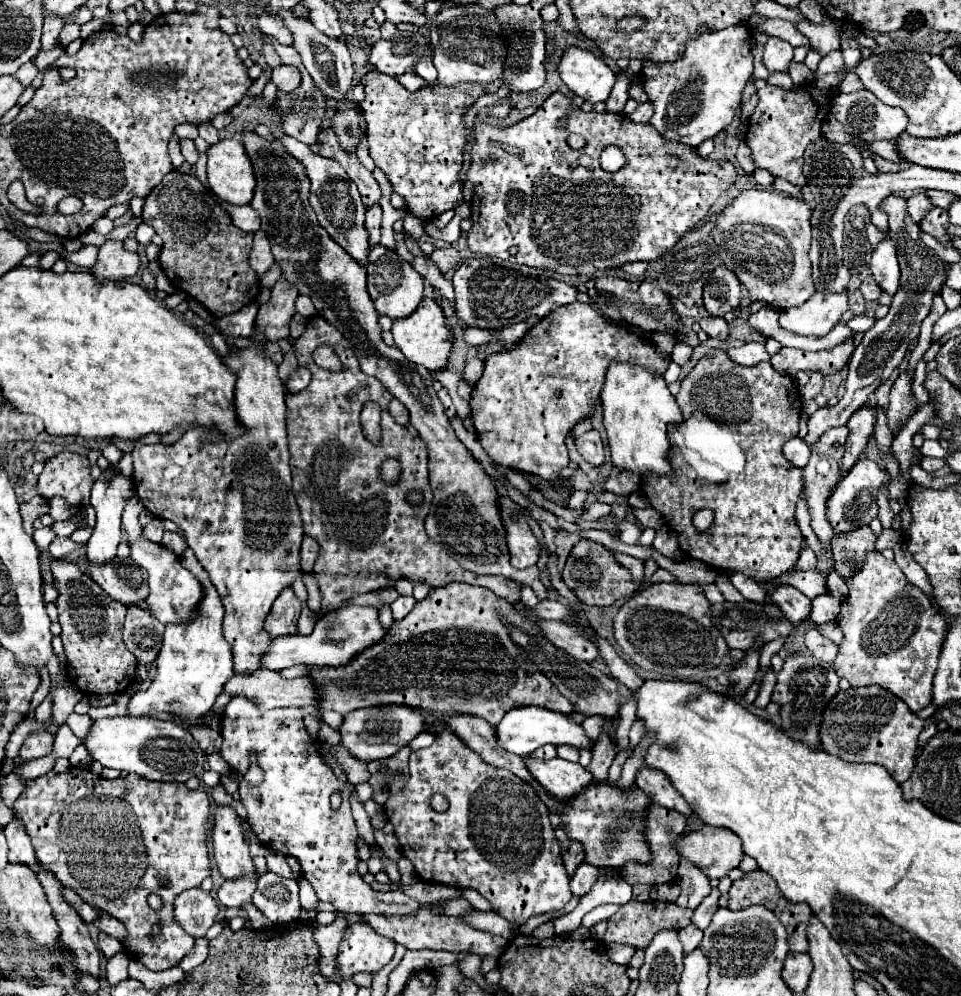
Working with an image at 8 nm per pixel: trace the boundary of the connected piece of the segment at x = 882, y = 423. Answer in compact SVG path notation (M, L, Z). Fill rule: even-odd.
M876 404L874 406L876 406L877 416L873 436L877 442L879 451L882 454L882 452L888 452L888 450L890 450L893 436L888 428L884 409Z

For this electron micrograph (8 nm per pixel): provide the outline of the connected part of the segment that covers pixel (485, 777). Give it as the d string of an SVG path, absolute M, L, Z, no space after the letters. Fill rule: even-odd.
M438 730L436 742L430 748L410 754L410 780L402 792L394 794L384 804L384 812L394 824L402 854L414 864L414 870L422 880L434 880L436 884L454 888L474 888L492 904L494 912L512 924L522 926L530 916L562 910L572 898L570 876L562 862L560 842L550 824L550 810L538 792L510 770L486 764L452 730ZM434 794L448 798L450 808L446 812L436 812L430 806Z

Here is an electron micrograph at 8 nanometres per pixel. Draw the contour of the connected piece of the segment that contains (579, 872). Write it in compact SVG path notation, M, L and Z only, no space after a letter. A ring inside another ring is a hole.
M582 862L572 876L572 892L578 896L586 894L592 888L592 884L596 882L596 876L598 876L598 868L588 862Z

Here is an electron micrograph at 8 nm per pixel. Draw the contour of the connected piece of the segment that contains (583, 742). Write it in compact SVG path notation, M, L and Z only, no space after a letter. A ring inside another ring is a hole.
M538 706L514 708L514 710L506 712L506 716L496 726L496 738L498 738L498 744L502 744L502 748L506 748L506 752L512 752L518 756L526 756L544 744L556 744L556 746L570 744L570 746L576 746L578 750L590 748L590 744L592 744L580 724L574 724L560 712L552 712L552 710L538 708Z

